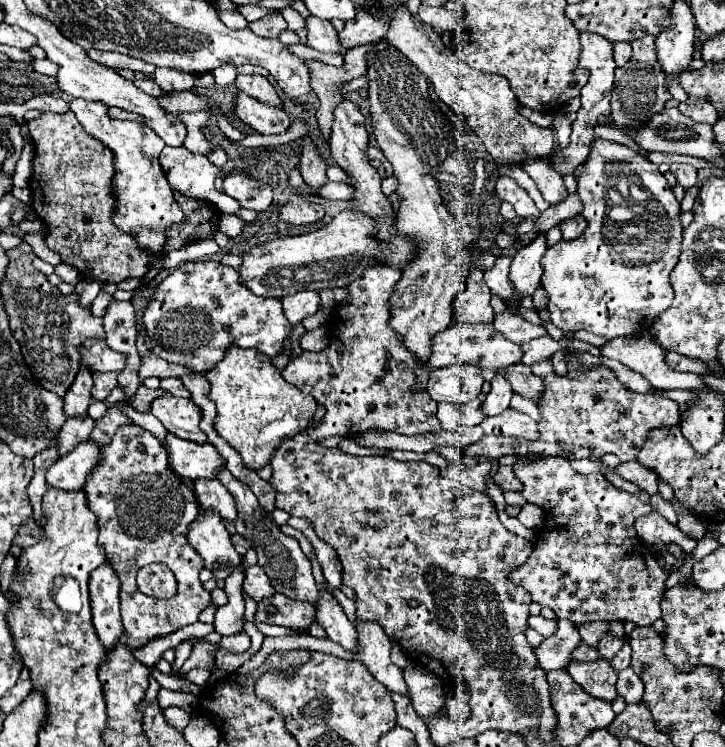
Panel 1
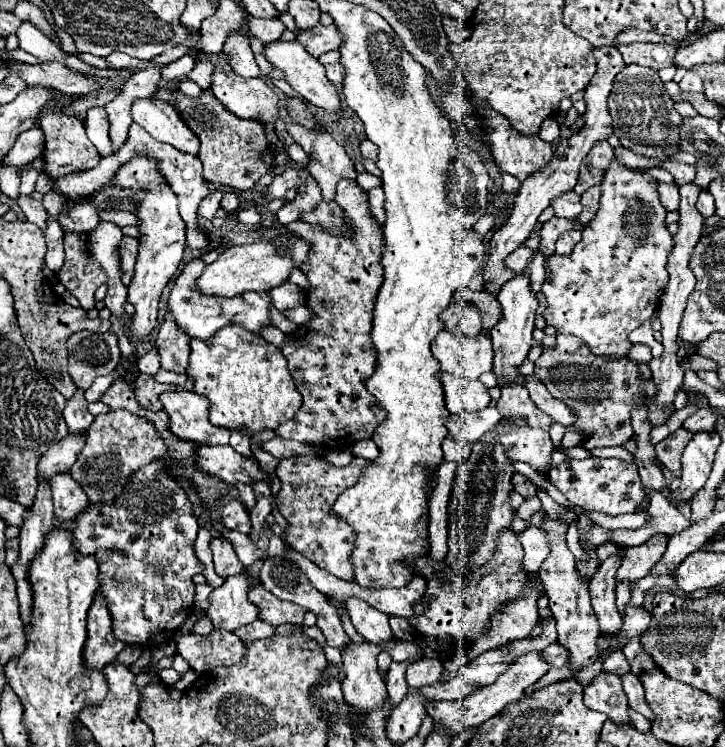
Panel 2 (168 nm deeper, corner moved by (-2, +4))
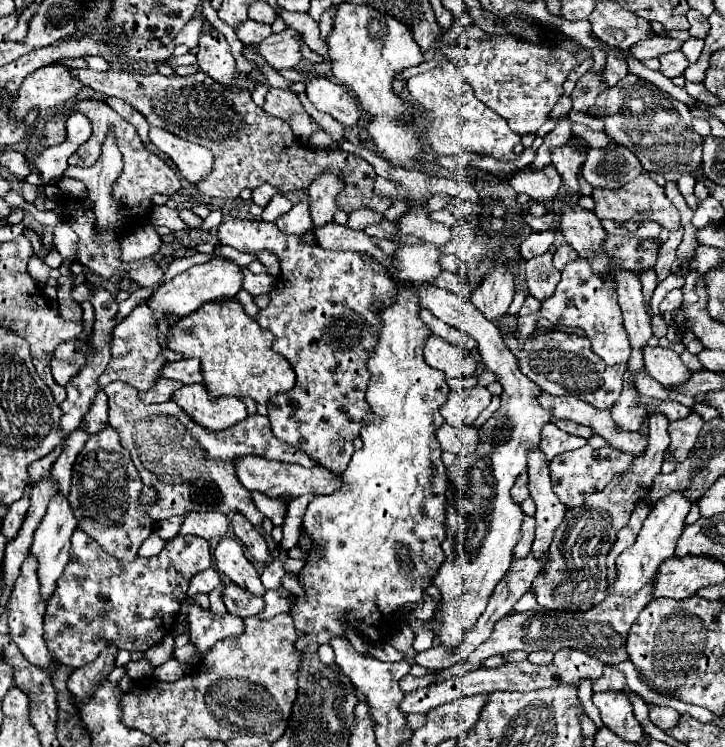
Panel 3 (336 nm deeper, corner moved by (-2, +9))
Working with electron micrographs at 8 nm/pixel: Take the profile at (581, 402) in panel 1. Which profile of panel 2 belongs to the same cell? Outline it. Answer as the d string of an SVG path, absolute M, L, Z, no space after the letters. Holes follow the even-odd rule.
M556 336L556 344L552 348L544 348L542 356L534 362L534 376L544 382L548 392L566 402L566 406L576 414L578 428L586 430L590 438L582 444L586 450L604 448L604 446L622 446L632 438L630 412L638 406L648 408L648 418L658 426L668 420L668 416L656 408L654 380L640 380L638 366L630 358L606 360L594 356L588 344L576 336Z

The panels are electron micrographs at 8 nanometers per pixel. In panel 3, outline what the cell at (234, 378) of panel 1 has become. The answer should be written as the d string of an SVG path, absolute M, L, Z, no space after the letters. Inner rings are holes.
M204 303L200 309L196 309L196 313L180 319L180 325L176 325L172 333L168 333L166 343L172 351L182 353L184 359L200 359L204 385L212 399L232 395L238 399L252 397L256 403L268 403L270 397L294 389L294 371L284 355L272 351L272 333L268 333L252 317L248 317L240 303Z

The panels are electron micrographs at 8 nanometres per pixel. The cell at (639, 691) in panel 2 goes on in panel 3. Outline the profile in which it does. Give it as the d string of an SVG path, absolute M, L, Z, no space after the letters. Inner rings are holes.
M648 703L648 711L650 711L650 721L660 729L670 729L670 725L676 725L676 721L680 717L680 713L676 709L660 707L660 705L652 705L652 703Z

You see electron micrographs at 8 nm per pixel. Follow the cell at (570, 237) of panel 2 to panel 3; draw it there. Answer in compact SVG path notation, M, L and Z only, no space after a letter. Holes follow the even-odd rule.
M562 243L562 245L556 249L556 253L554 253L554 267L562 271L562 267L564 267L568 261L572 261L576 255L578 255L578 253L576 253L576 249L572 249L570 243Z

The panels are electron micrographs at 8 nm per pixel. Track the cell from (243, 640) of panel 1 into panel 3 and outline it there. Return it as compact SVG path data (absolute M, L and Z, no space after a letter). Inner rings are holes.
M284 587L274 589L274 591L266 591L264 599L270 599L270 603L266 603L264 611L258 615L260 619L272 619L280 613L288 613L290 611L290 603L288 603L288 591Z

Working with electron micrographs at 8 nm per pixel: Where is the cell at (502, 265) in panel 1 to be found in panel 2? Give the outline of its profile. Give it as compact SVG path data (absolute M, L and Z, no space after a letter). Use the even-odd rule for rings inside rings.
M520 246L518 250L514 250L514 254L510 254L508 256L508 266L512 268L512 270L516 270L516 272L524 272L524 268L528 266L528 262L530 262L530 258L534 256L534 250L532 248L528 248L528 246Z

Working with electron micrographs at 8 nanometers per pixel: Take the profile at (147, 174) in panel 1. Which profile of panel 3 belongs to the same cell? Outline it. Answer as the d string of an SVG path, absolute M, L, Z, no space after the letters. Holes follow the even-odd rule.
M138 301L138 305L132 309L132 313L122 319L112 333L112 357L110 363L106 365L106 371L98 377L98 387L102 389L104 385L112 383L112 381L124 381L132 387L136 387L138 391L150 389L150 385L158 379L158 369L164 365L164 357L160 353L160 345L158 345L158 323L152 315L152 309L148 305L148 301Z

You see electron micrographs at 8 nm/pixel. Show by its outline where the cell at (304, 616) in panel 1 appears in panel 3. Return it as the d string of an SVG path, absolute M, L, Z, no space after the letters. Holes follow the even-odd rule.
M228 585L224 591L224 603L230 613L236 613L240 617L250 617L258 615L264 609L264 597L262 595L252 595L248 589L240 585Z

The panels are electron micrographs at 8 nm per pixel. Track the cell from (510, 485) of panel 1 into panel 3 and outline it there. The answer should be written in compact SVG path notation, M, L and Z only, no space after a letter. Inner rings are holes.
M522 473L522 475L516 479L516 485L512 487L512 497L514 497L518 503L522 503L524 499L530 497L530 493L528 493L528 473Z

